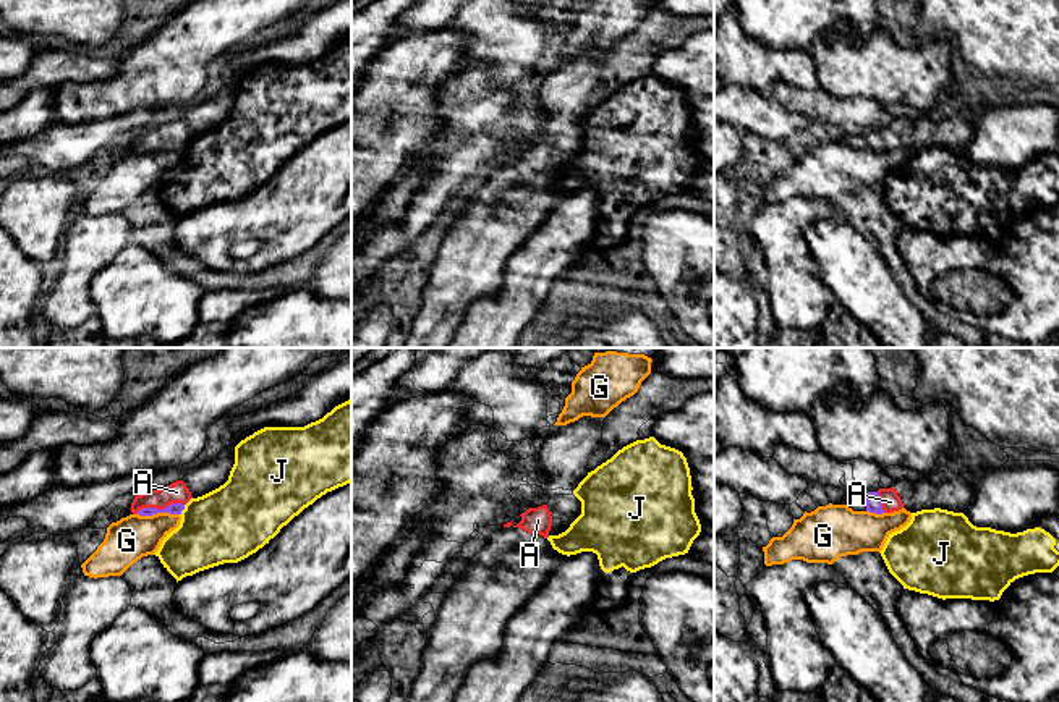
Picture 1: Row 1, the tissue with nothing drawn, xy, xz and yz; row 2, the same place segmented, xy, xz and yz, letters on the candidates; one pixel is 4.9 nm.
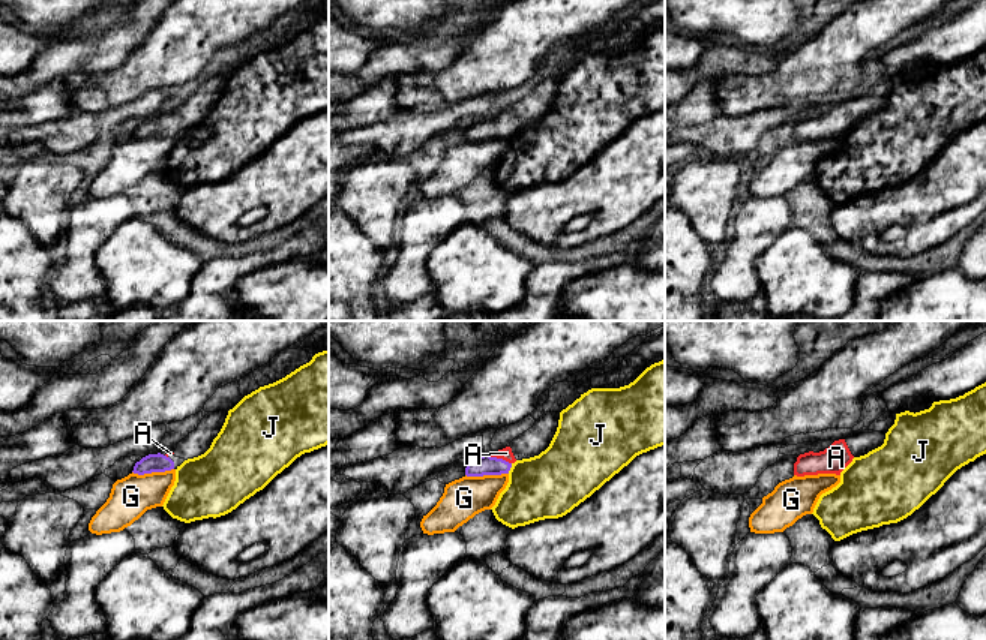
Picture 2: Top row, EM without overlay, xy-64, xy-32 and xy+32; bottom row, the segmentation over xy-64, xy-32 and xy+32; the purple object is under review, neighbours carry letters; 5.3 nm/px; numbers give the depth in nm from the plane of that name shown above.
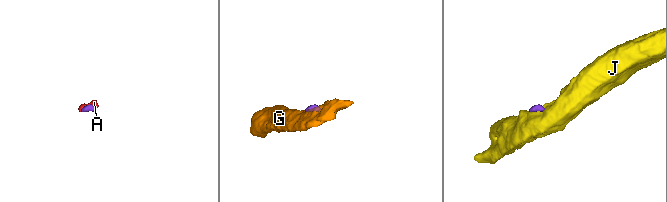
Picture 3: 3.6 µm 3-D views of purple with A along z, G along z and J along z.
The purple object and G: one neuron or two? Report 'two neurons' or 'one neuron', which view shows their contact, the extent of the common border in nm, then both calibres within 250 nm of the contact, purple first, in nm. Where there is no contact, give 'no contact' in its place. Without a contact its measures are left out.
two neurons | xy | 220 nm | 60/220 nm

